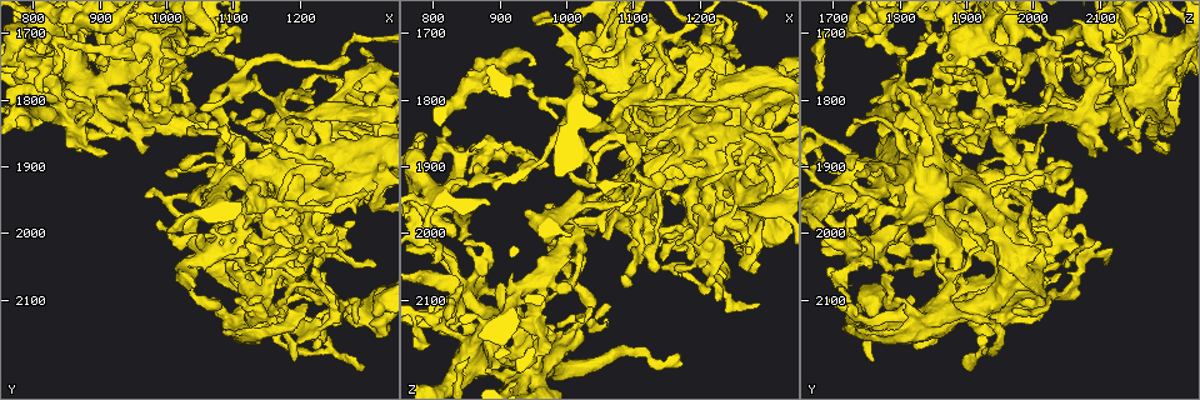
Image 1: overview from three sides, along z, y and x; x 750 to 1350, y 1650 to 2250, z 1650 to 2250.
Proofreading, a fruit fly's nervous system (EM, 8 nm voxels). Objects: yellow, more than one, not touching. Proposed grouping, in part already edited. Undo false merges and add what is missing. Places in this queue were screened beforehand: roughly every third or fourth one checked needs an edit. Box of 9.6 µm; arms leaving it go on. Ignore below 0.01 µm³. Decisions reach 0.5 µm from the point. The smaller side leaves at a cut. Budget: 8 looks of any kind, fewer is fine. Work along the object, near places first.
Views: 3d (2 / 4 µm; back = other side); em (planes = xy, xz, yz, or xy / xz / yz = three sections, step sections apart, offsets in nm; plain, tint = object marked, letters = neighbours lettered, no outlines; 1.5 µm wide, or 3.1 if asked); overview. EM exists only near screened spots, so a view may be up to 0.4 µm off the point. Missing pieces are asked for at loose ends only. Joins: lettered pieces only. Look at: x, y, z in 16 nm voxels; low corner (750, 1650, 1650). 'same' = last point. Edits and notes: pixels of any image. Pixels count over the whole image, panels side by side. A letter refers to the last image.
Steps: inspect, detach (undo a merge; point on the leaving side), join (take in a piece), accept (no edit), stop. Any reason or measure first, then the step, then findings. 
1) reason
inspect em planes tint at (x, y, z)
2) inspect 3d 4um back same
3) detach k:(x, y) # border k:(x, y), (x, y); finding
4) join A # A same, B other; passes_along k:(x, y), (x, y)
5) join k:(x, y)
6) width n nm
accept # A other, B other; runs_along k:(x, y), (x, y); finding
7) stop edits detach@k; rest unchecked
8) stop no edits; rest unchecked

two arms at a narrow angle
inspect 3d 2um at (1220, 1835, 1885)

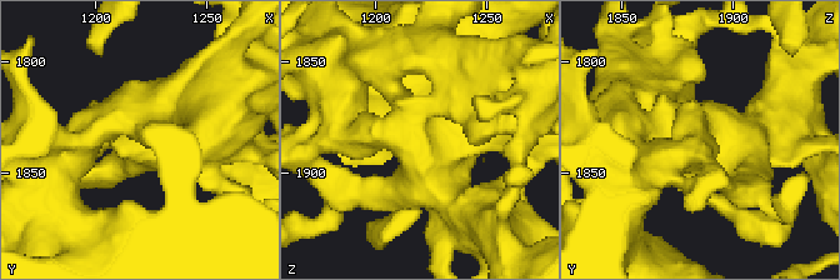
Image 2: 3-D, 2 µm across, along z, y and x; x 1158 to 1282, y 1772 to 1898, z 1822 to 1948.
shape alone is not enough
inspect em planes tint at (1217, 1832, 1886)

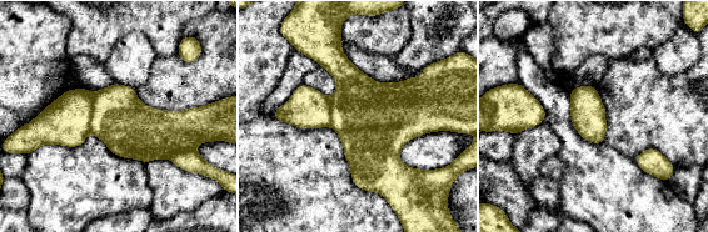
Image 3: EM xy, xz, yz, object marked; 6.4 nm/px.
inspect em planes letters same

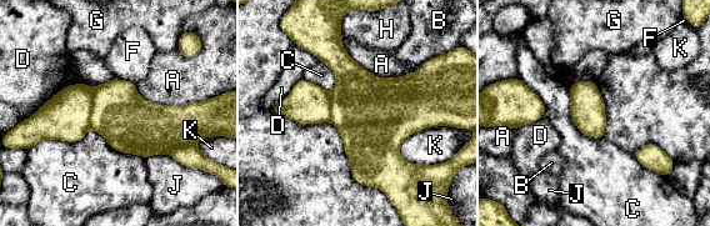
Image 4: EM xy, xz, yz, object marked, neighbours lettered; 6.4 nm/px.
accept # A other, B other, C other, D other, F other, G other, H other, J other, K other; border 4:(35, 144), (91, 127), (144, 159); all the same neuron

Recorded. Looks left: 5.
end of a long branch
inspect em yz step 8 tint at (1170, 1870, 2175)

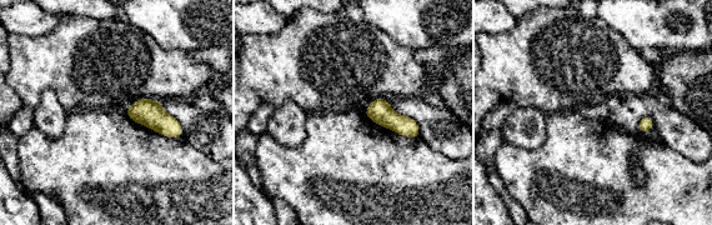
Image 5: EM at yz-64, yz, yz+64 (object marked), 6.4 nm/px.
another direction
inspect em planes letters same

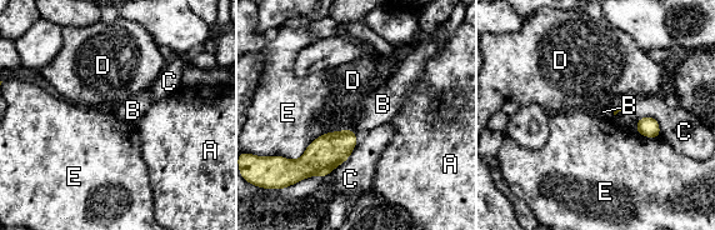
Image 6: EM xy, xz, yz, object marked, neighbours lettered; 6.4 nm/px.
accept # A other, B other, C other, D other, E other; none of them fits

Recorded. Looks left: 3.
closes a loop
inspect 3d 2um at (1045, 1815, 2110)

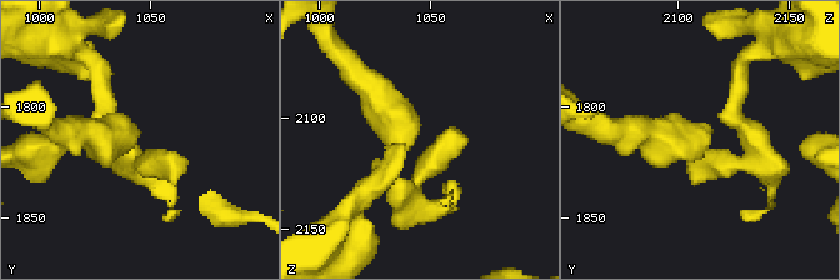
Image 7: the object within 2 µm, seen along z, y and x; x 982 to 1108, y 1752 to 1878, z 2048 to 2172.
inspect em planes letters at (1045, 1819, 2114)

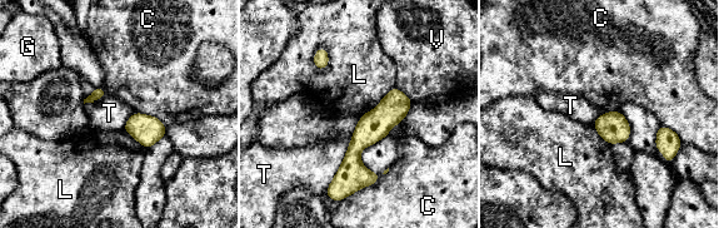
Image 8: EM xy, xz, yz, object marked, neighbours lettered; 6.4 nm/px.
accept # C other, G other, L other, T other, V other; border 8:(362, 115), (345, 157), (325, 192); continuous, no second neuron

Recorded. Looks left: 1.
stop no edits; rest unchecked

